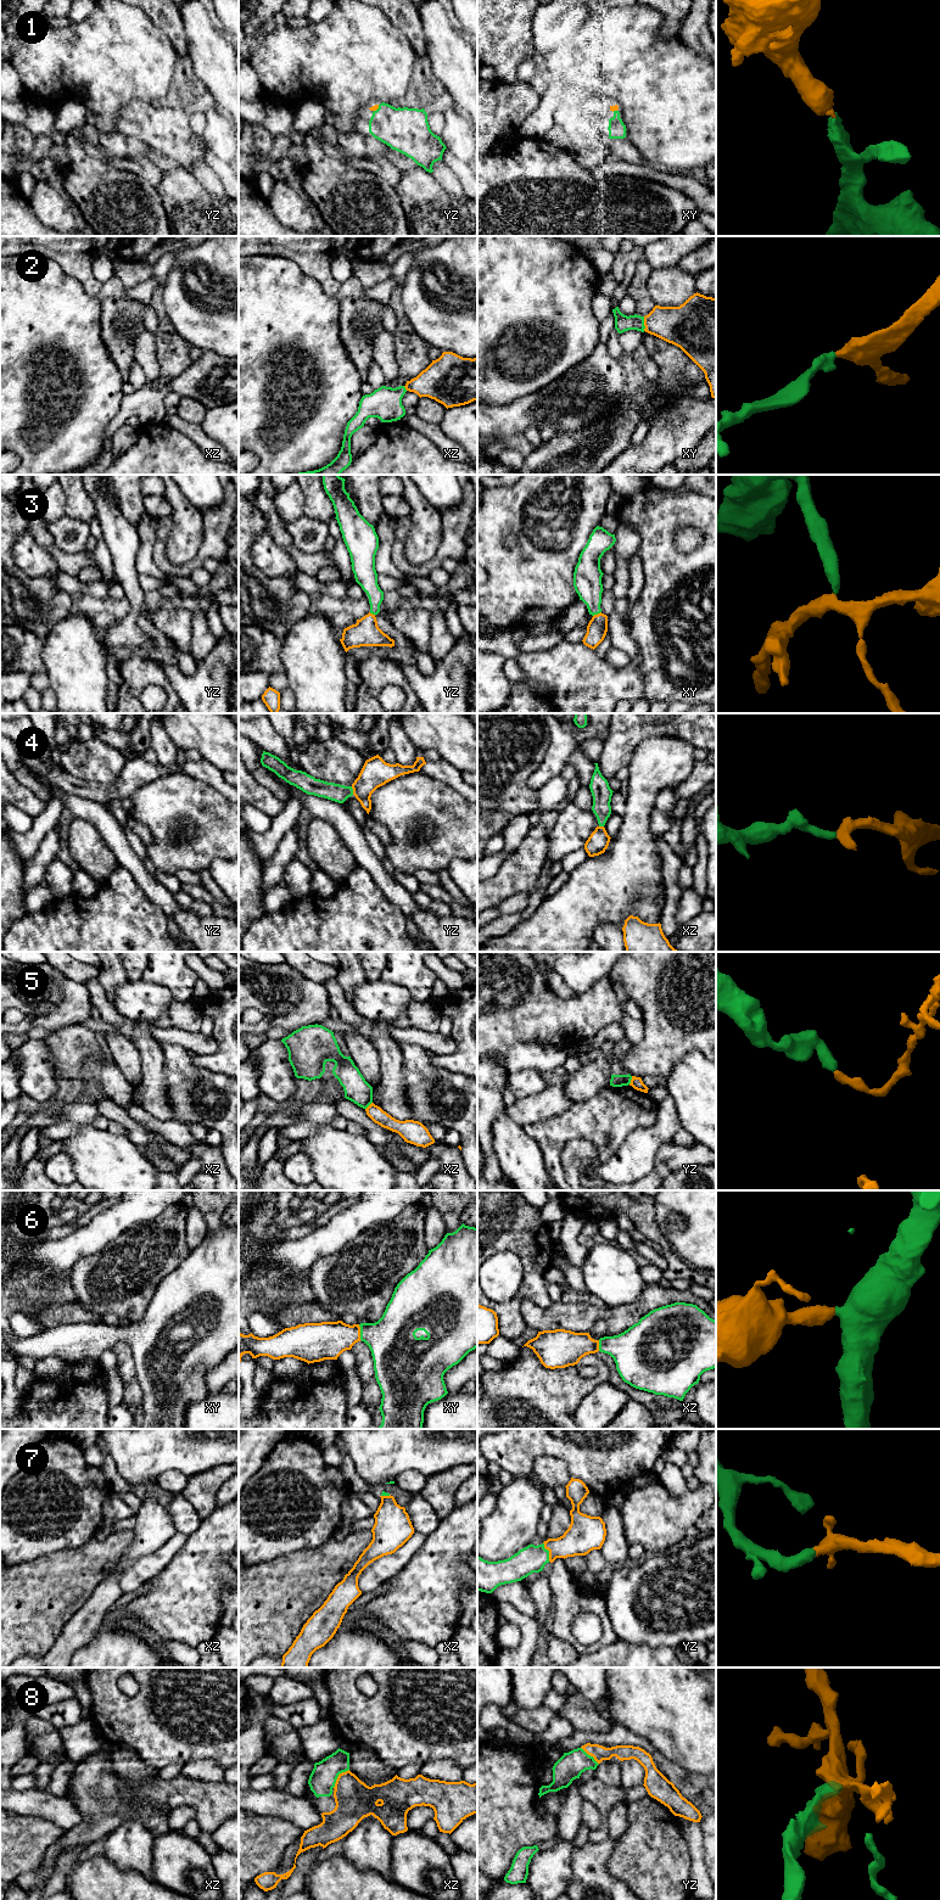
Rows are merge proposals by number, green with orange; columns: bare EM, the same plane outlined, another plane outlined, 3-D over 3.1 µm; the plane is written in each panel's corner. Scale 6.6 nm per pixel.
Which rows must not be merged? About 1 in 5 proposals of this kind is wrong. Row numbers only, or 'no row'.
5

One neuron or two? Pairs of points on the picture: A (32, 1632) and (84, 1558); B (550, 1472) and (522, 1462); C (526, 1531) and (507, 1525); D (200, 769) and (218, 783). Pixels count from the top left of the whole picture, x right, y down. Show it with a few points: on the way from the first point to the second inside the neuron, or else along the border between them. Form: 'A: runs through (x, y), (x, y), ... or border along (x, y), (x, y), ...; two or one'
A: runs through (32, 1614), (68, 1576); one
B: border along (561, 1458), (540, 1456), (533, 1463), (532, 1472); two
C: runs through (521, 1528), (512, 1526); one
D: runs through (205, 772), (213, 778); one

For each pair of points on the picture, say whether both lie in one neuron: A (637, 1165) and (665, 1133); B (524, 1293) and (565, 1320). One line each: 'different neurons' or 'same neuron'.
A: same neuron
B: different neurons

